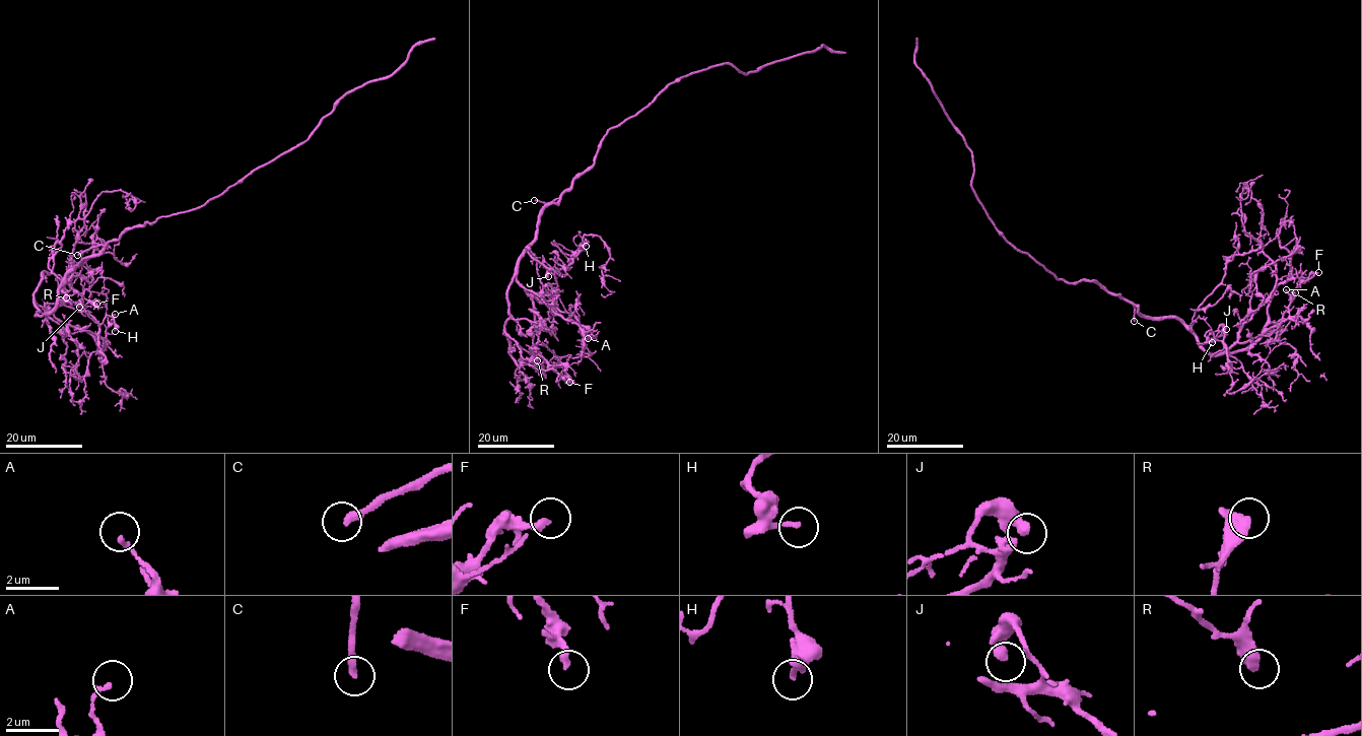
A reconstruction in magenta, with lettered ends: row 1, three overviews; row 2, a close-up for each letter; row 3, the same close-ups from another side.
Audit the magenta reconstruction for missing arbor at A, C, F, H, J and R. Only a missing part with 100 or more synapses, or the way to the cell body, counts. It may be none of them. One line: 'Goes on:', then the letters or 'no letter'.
Goes on: C

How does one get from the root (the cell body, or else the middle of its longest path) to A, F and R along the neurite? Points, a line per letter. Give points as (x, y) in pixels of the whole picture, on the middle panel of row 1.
A: (575, 179), (561, 199), (544, 209), (516, 278), (588, 338)
F: (575, 179), (544, 209), (537, 238), (520, 258), (503, 333), (518, 364), (562, 364), (569, 382)
R: (575, 179), (561, 199), (544, 209), (537, 238), (520, 258), (506, 292), (509, 315), (505, 332), (537, 360)

